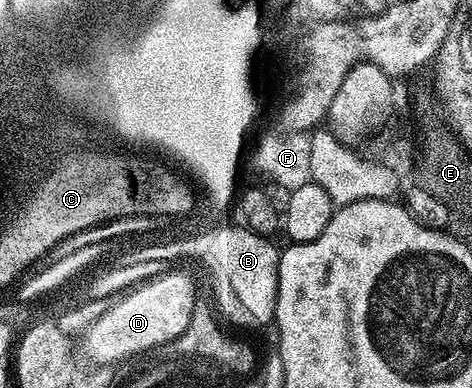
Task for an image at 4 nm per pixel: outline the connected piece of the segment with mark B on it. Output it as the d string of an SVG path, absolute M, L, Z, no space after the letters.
M223 226L216 228L216 235L208 241L208 252L212 267L226 275L245 307L260 320L271 325L276 319L276 299L278 298L278 266L280 265L279 247L272 245L267 236L259 236L245 228Z

